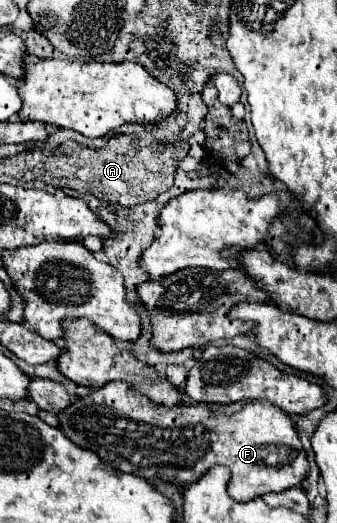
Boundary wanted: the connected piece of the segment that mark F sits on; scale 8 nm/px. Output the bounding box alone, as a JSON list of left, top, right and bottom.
[59,381,309,501]

